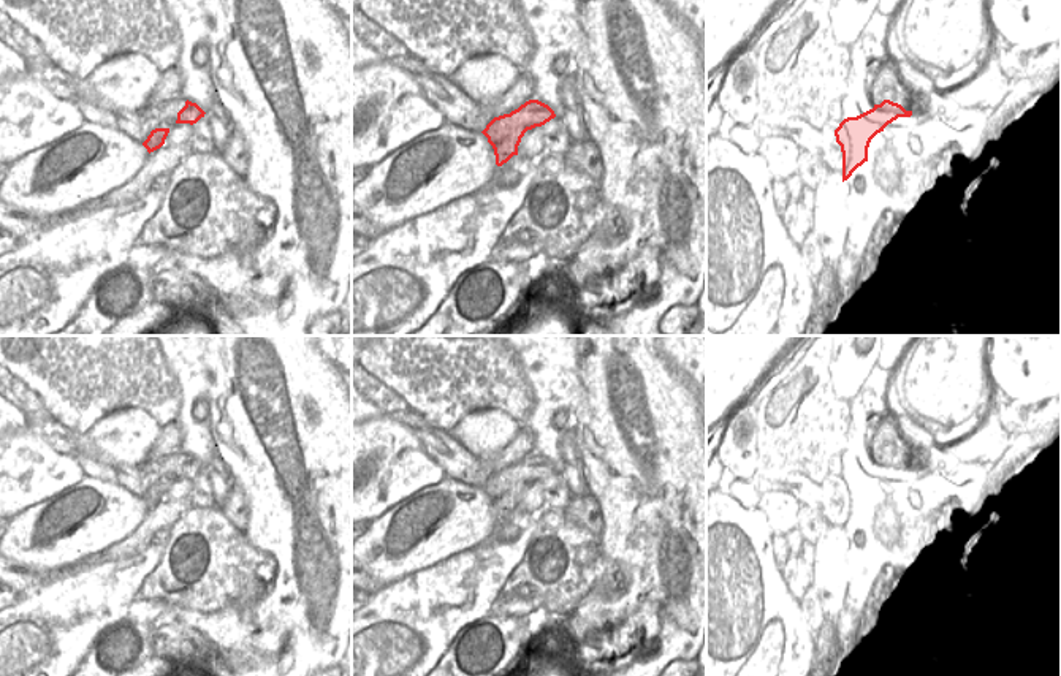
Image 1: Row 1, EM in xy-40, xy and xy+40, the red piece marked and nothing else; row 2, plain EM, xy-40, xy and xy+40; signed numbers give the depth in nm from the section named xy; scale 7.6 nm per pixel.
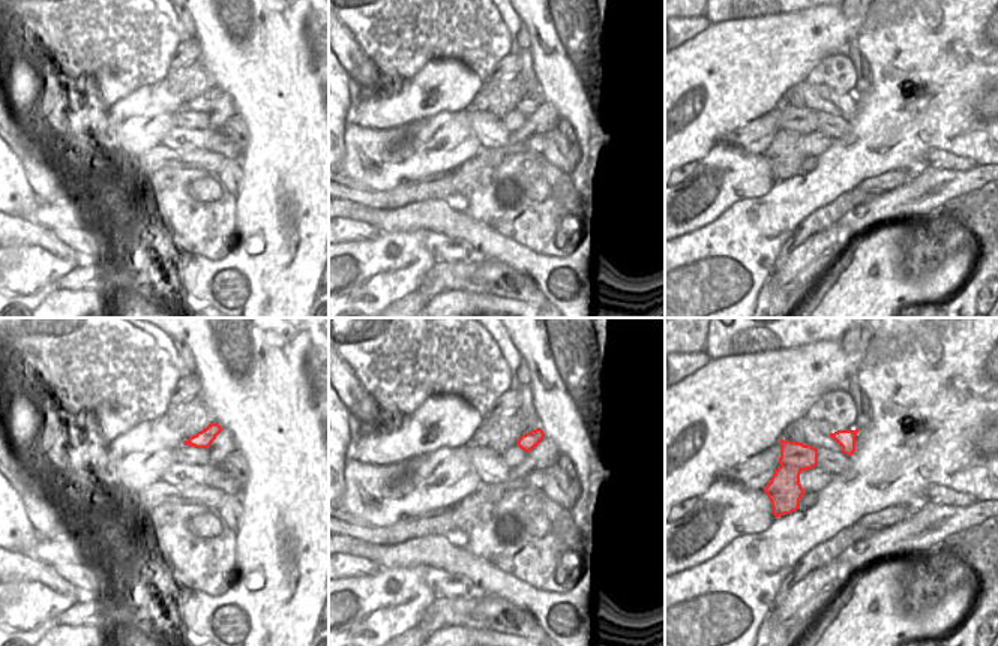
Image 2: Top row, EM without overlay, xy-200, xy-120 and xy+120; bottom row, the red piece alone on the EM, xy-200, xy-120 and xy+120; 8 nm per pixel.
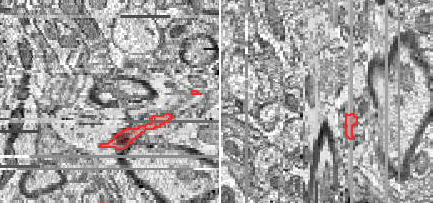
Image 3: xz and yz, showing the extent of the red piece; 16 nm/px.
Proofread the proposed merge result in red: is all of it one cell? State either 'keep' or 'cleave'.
cleave

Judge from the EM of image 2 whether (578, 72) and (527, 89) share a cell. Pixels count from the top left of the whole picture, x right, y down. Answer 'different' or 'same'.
different

